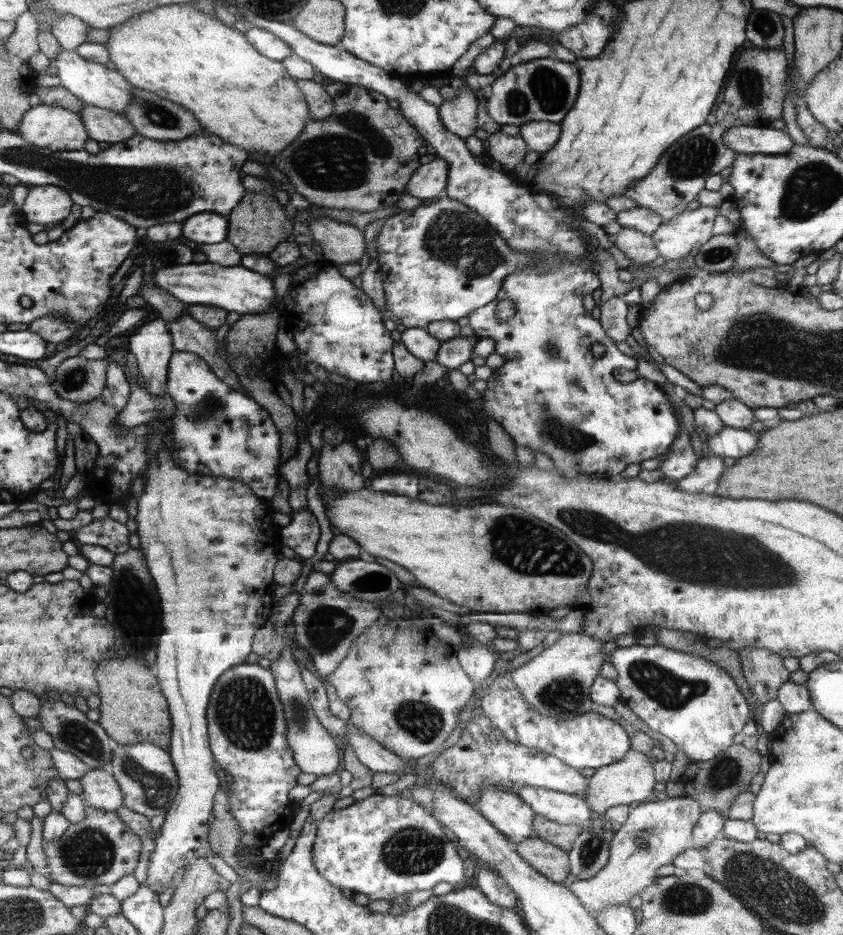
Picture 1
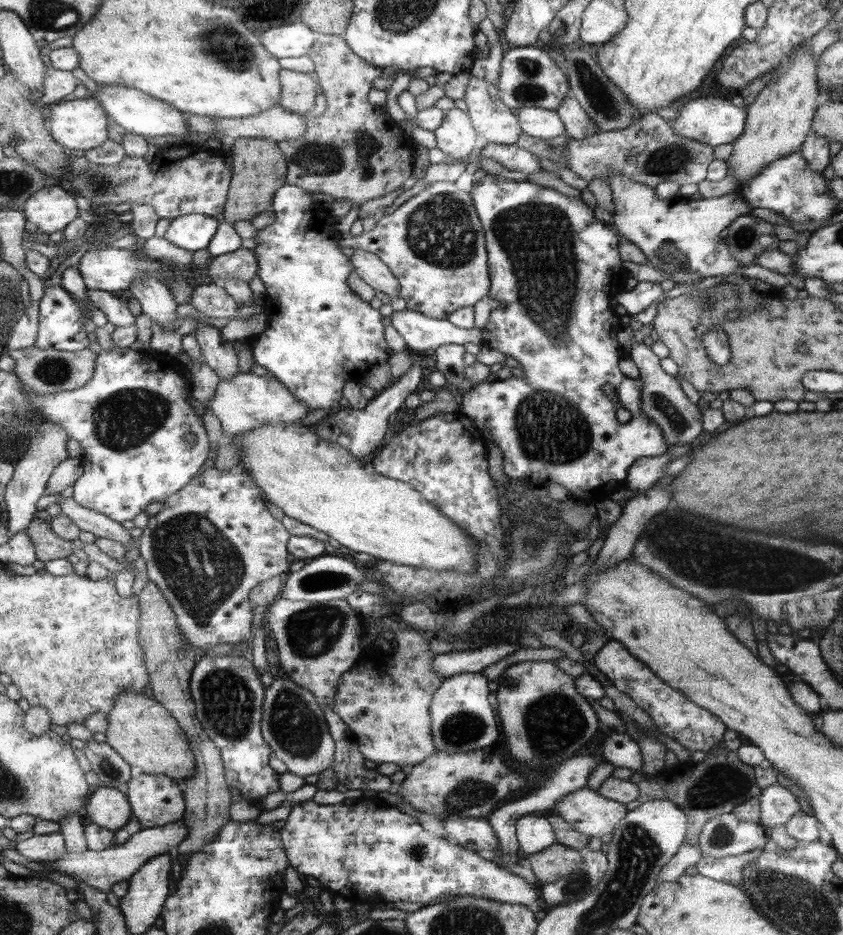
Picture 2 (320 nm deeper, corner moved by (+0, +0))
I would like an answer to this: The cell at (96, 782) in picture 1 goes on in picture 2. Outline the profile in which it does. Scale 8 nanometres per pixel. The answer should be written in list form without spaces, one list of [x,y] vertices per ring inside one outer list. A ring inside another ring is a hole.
[[[97,786],[92,797],[88,797],[86,814],[94,824],[111,831],[119,831],[129,823],[134,813],[127,796],[120,789]]]

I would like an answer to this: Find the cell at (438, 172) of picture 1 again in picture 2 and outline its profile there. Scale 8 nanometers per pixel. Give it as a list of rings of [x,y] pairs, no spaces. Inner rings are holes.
[[[458,107],[445,110],[442,124],[434,131],[437,146],[452,160],[464,160],[474,150],[479,132],[468,113]]]

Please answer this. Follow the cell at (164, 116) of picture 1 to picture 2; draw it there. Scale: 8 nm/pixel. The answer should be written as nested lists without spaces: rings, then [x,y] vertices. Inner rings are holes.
[[[279,104],[272,106],[260,114],[247,116],[244,118],[218,118],[212,116],[200,116],[198,114],[186,114],[189,122],[189,134],[209,134],[220,132],[224,136],[232,136],[235,139],[244,137],[270,138],[272,141],[280,143],[282,140],[292,140],[305,134],[307,129],[307,117],[285,108]]]

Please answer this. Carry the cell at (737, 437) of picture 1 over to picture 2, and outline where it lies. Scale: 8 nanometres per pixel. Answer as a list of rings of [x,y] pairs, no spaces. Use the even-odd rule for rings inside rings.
[[[634,342],[630,348],[629,356],[640,371],[640,380],[643,383],[642,392],[642,412],[651,418],[661,428],[663,437],[668,440],[670,445],[682,445],[694,442],[700,432],[703,431],[701,418],[703,413],[696,407],[696,403],[691,402],[690,398],[682,391],[678,378],[667,374],[660,367],[660,358],[652,351],[651,347]]]

